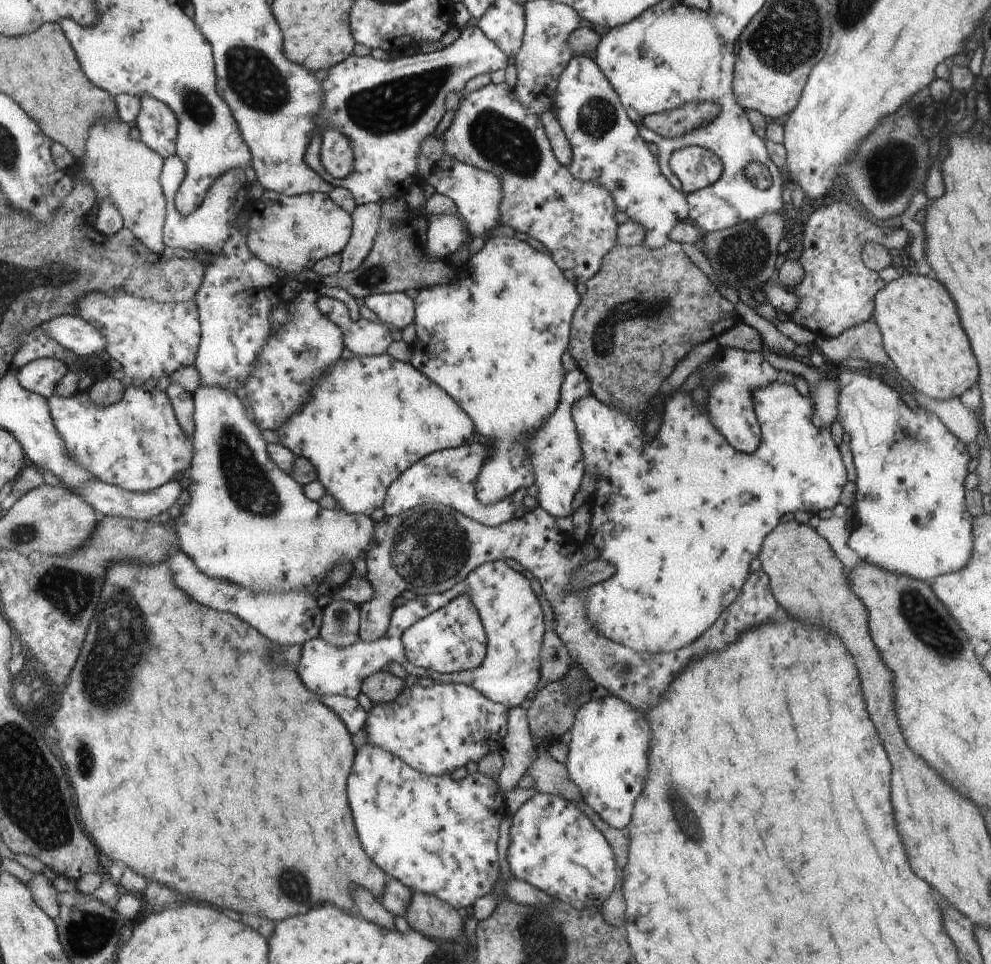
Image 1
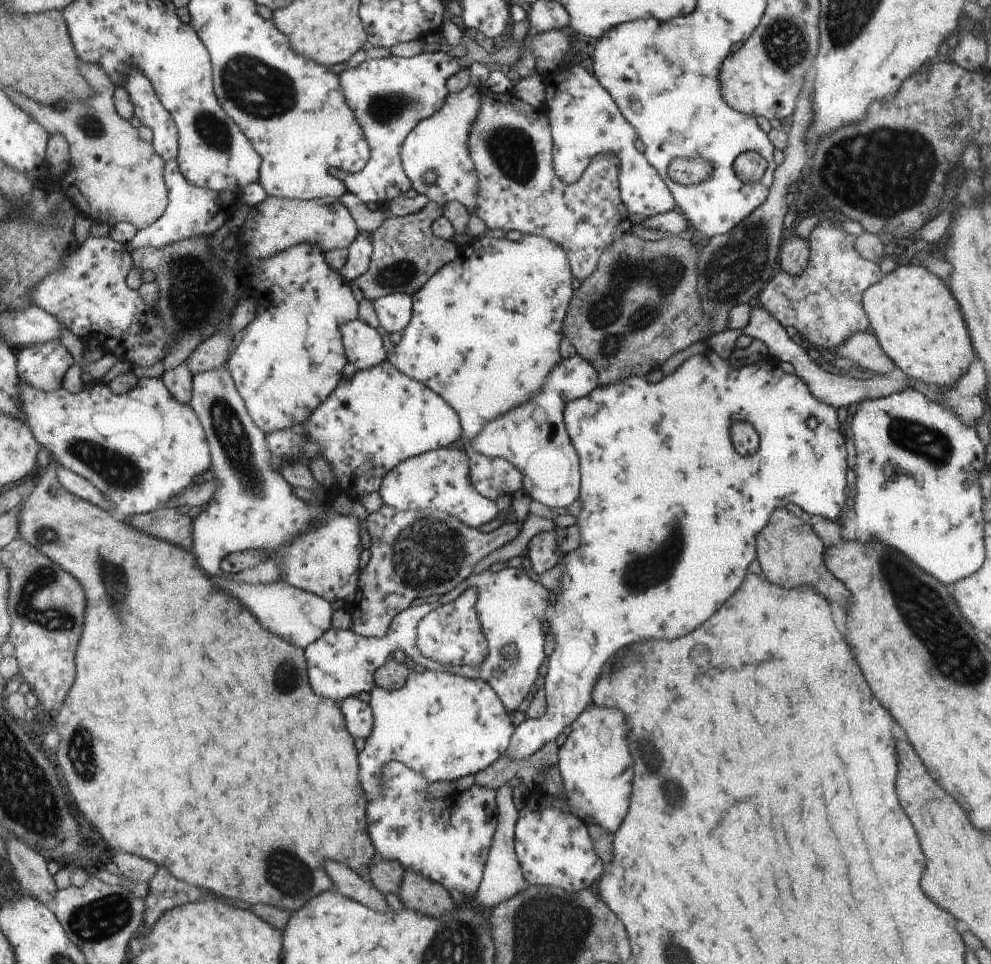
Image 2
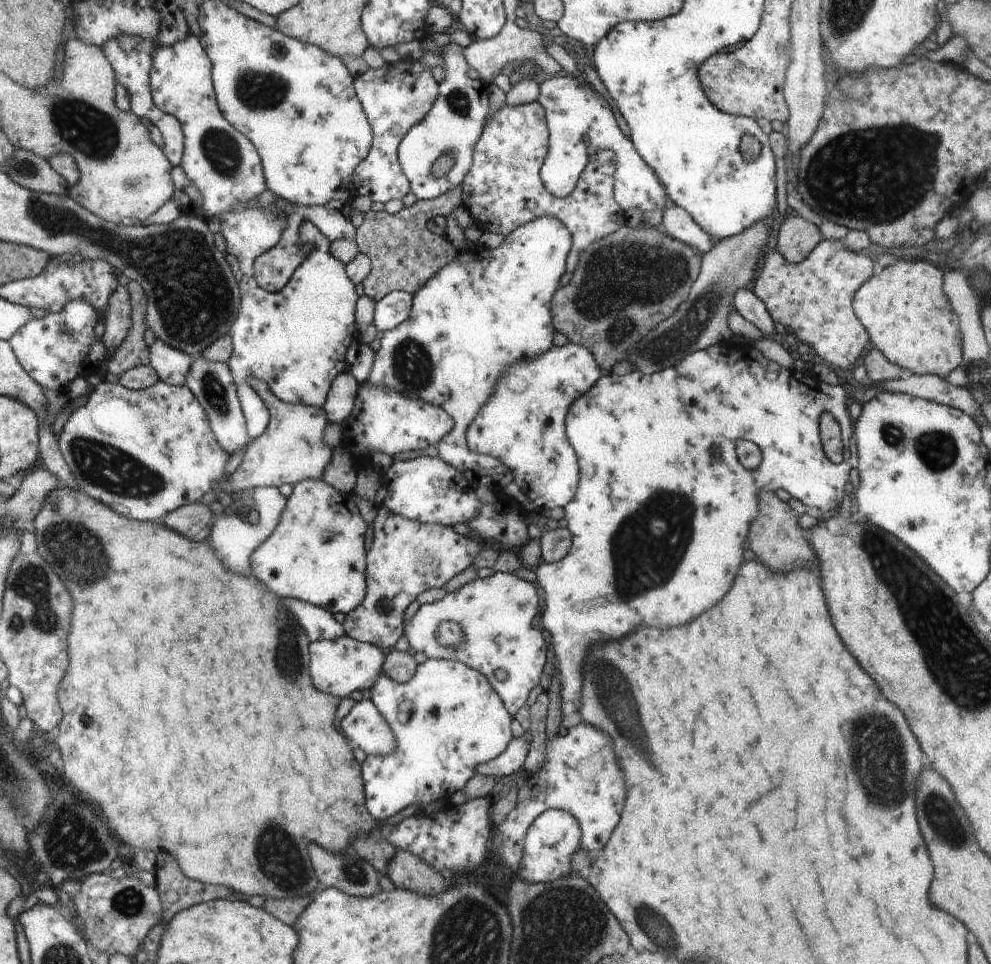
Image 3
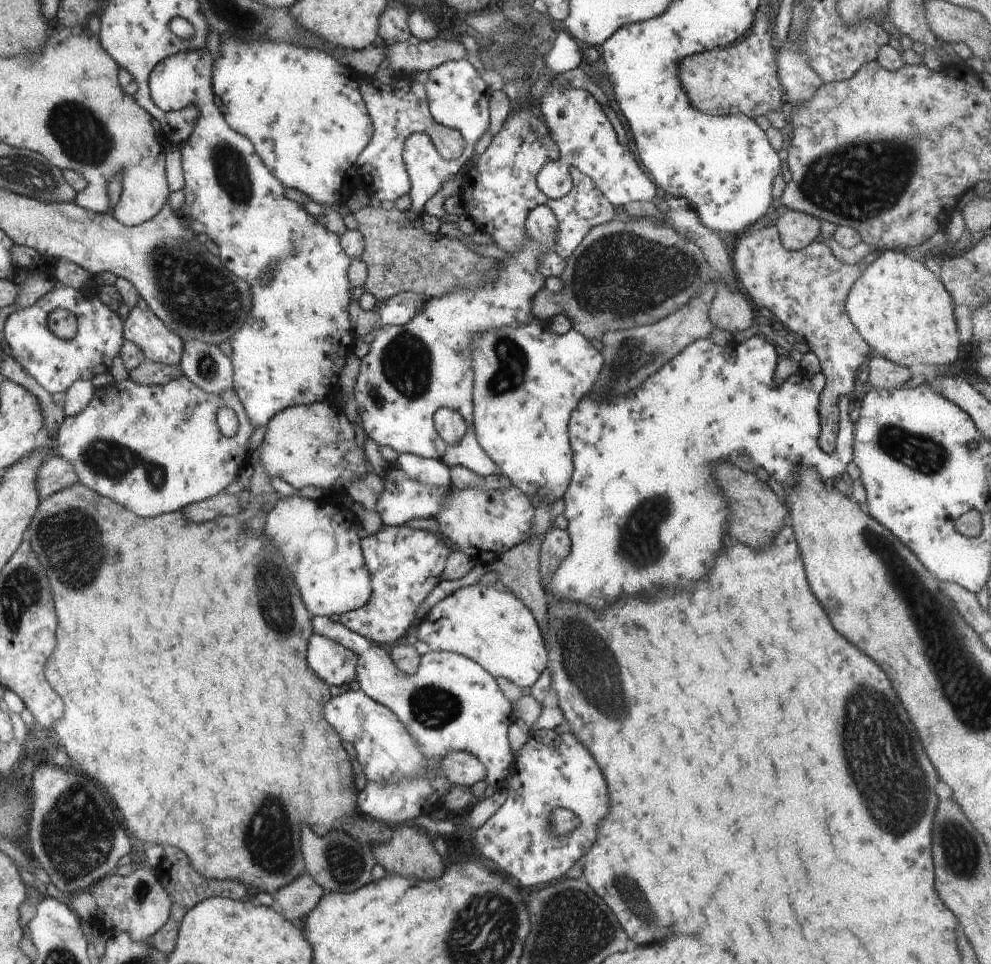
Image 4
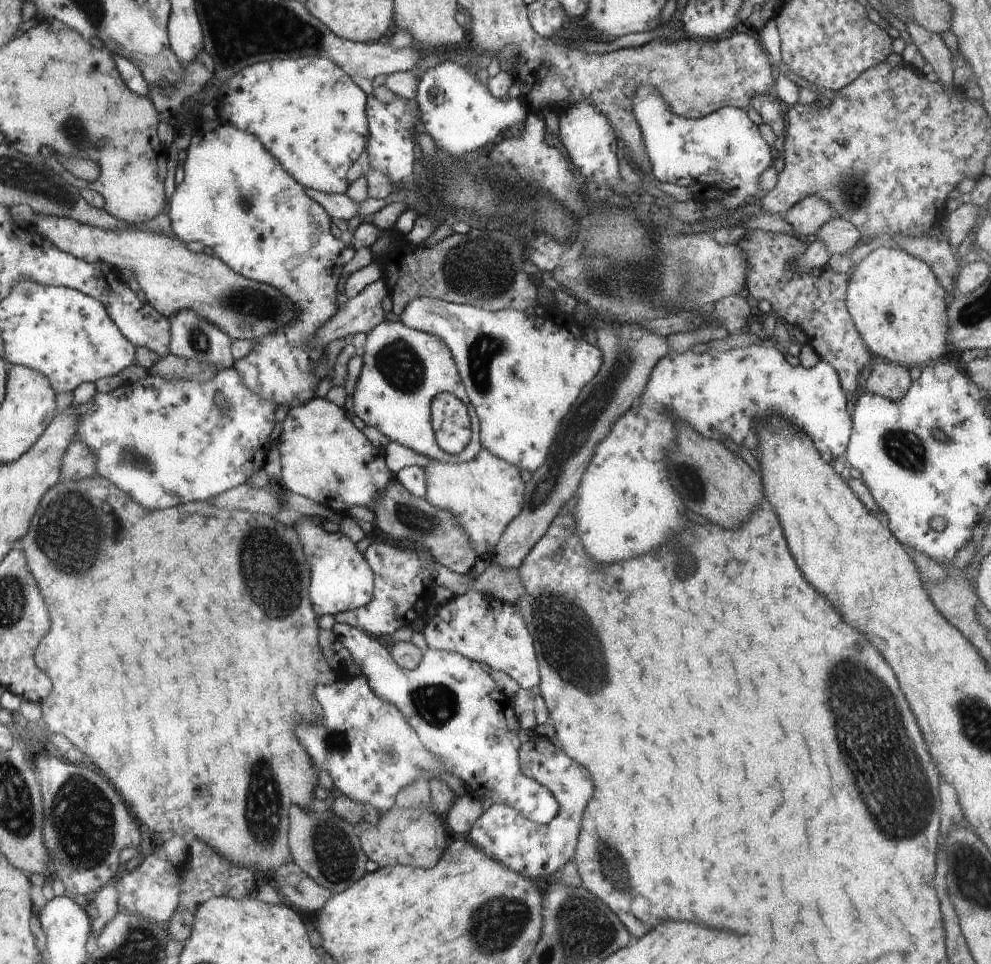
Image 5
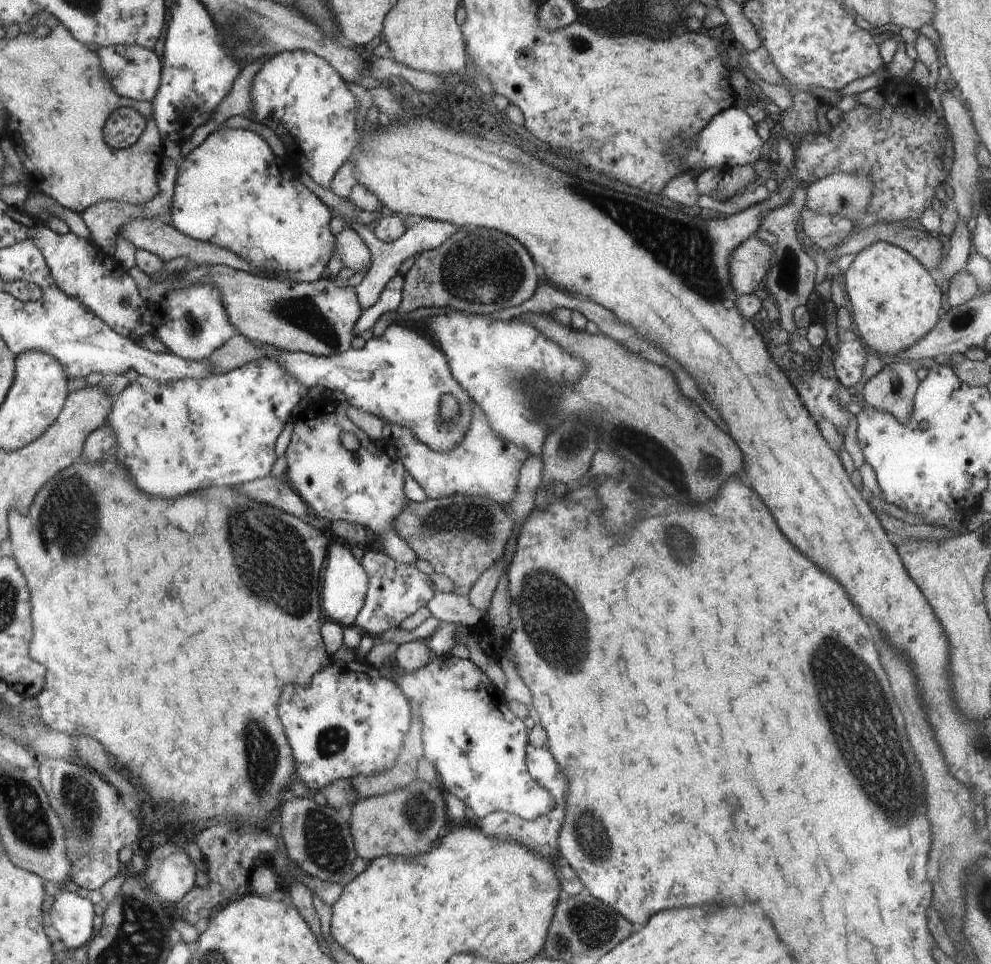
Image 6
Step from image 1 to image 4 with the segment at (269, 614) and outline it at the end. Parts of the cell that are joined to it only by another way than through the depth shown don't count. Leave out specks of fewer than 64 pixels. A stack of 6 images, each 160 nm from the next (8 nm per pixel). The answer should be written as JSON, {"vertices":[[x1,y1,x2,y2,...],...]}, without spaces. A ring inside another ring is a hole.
{"vertices":[[313,616,311,625,313,634,325,636,358,655,356,672,361,691,396,714,426,759,441,759,452,751,472,753,486,767,486,782,490,786,496,785,497,788,505,787,506,778,513,771,515,760,515,754,509,745,508,729,517,716,498,687,496,679,480,664,458,653,430,652,421,656,416,674,408,676,396,668,388,650,346,628,335,618],[438,777,431,785,418,784,416,781,400,781,396,786,394,783,386,783,385,786,381,787,377,782,368,781,365,788,357,794,357,807,363,816,369,816,382,824,400,826,423,814,432,815,444,807,442,802,452,784,444,777]]}

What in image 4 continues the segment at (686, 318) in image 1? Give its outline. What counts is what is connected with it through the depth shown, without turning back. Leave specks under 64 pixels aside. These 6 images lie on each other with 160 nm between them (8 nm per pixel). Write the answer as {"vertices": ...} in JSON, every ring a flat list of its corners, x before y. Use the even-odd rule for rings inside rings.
{"vertices":[[638,218,638,220,628,220,628,222,610,222,604,226,598,226,596,230,591,230,582,240,582,244,576,248,576,252,570,256,565,271,562,273,561,280,563,287,557,293,550,291,547,288,539,290,532,299,531,313,536,319,541,319,544,322,549,322,554,315,564,315,571,322,571,328,579,332,587,338,590,342,592,340,599,340,609,331,623,331,626,329,634,329,644,325,651,325,659,320,662,320,667,315,671,315,675,310,684,306,689,298,692,298,708,281,717,278,717,272,705,261,704,254,701,253,700,248,693,242,686,240,670,228,661,220,655,218]]}

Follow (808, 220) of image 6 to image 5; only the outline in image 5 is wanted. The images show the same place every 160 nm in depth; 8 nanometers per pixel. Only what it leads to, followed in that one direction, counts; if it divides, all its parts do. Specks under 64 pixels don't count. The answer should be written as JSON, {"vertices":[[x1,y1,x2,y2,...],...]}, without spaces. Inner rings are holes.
{"vertices":[[834,216,825,222,816,234,825,244,829,256,849,254,864,241,864,236,851,222]]}

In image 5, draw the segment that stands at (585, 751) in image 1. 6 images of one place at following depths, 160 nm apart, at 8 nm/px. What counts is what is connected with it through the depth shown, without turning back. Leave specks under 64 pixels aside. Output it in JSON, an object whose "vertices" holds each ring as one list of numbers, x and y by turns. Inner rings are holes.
{"vertices":[[532,732,526,742,521,742,518,754,522,774,548,788,559,804,558,814,548,824,537,825,516,809,494,803,483,812,466,836,470,836,470,842,474,846,515,873,529,879,546,878,558,872,575,855,582,817,588,800,594,794,594,784,592,776,588,776,588,770,584,766,578,766,578,762,574,762,561,749,558,740,552,741]]}

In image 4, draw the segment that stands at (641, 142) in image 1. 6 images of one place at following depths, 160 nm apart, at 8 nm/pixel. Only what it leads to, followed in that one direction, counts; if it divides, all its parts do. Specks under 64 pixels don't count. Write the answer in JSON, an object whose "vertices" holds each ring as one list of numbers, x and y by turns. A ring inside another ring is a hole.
{"vertices":[[550,82,543,88,539,104,552,140,559,150,558,159,544,164,536,174,536,185,546,197,559,199,573,189,571,169,587,174,617,209,628,202,652,202,658,196,658,186,640,169,630,149,620,144,602,107,586,89,558,90]]}

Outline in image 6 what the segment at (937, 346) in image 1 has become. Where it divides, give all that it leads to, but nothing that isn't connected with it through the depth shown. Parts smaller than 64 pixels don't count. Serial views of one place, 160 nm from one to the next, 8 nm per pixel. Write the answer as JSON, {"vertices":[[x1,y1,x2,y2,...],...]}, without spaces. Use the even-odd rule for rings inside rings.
{"vertices":[[875,242,855,256,843,277,844,293,852,305,853,329,886,360,907,351,940,322,944,296,935,274,903,248]]}

